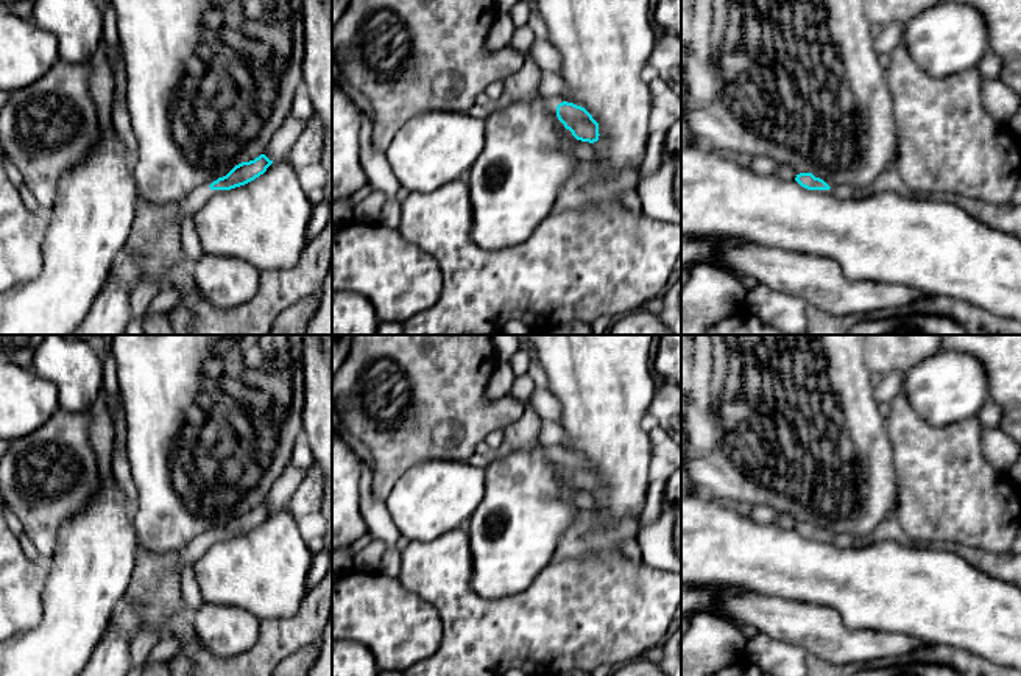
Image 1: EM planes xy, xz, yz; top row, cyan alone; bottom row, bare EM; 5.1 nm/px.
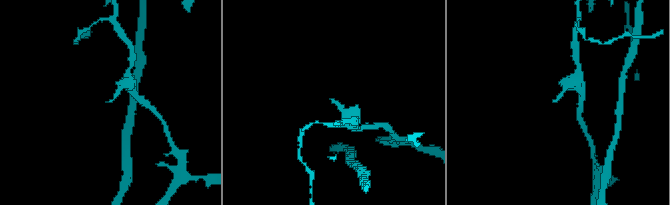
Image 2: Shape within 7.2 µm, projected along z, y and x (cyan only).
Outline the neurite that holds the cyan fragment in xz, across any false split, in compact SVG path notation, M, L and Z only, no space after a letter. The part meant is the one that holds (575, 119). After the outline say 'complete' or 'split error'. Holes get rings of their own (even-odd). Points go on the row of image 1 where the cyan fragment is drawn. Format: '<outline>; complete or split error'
M558 97L546 98L546 103L577 140L589 143L599 140L599 123L585 107L577 106L574 103L567 103Z; split error

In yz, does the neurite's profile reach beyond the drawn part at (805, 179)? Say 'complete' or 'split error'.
complete

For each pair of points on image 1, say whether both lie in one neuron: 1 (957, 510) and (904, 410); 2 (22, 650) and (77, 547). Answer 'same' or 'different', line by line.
1: same
2: same

